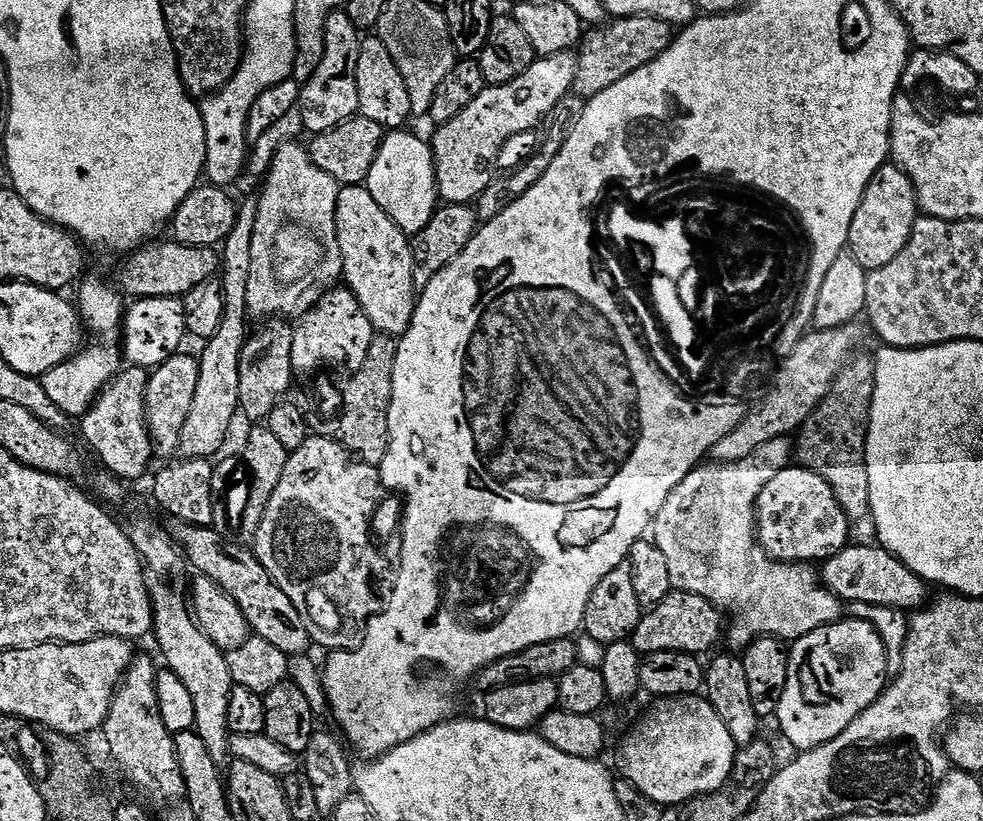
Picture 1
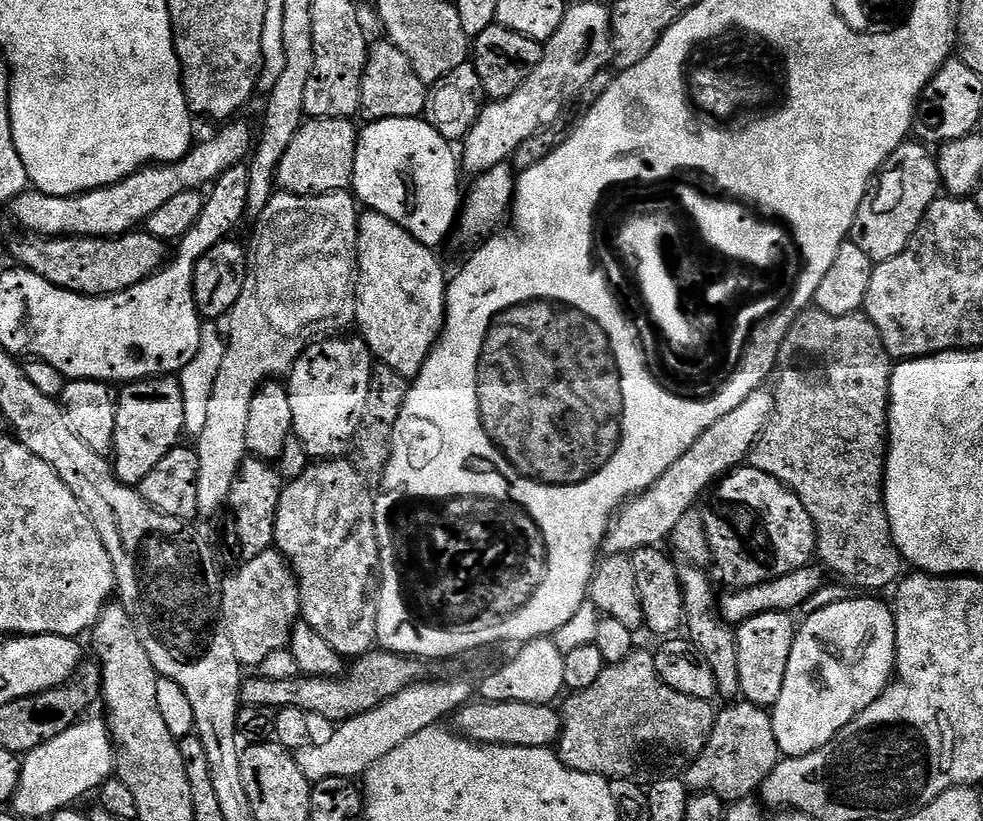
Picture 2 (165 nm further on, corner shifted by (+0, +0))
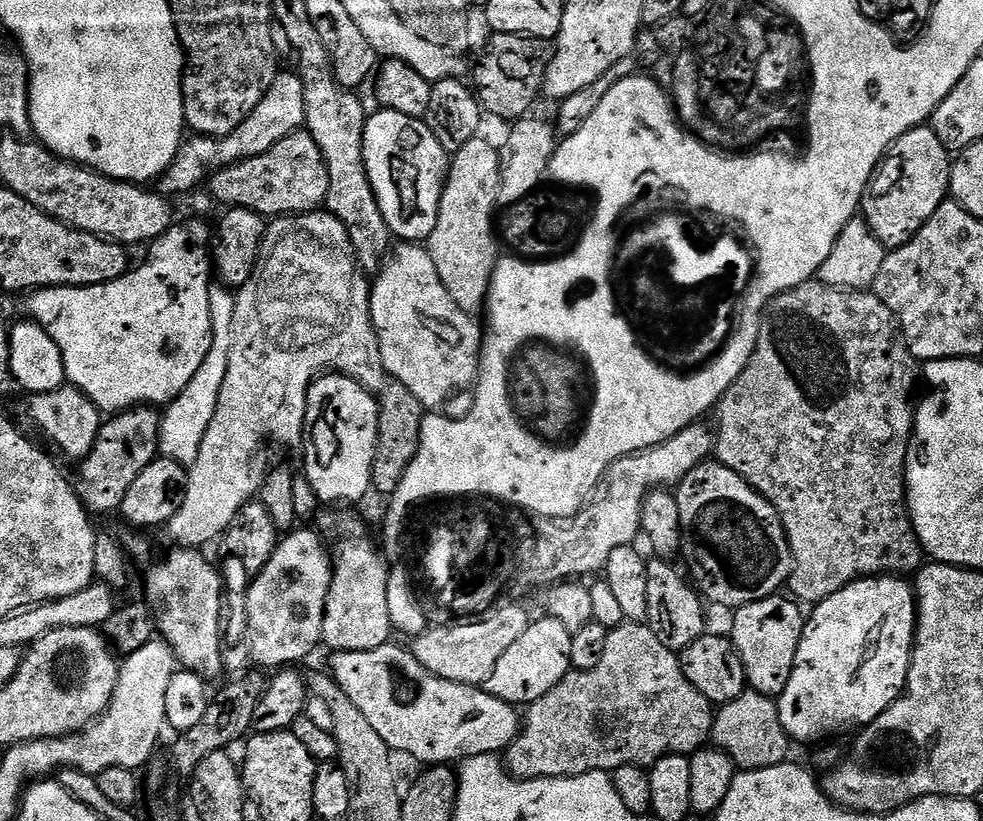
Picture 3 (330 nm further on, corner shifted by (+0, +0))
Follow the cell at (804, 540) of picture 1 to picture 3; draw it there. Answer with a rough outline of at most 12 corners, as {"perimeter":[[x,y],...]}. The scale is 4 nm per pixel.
{"perimeter":[[702,463],[674,495],[690,580],[735,610],[792,575],[780,515]]}

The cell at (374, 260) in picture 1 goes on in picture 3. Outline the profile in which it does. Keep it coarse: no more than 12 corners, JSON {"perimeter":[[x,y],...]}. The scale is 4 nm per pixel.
{"perimeter":[[427,247],[368,293],[385,373],[424,410],[475,385],[481,325]]}

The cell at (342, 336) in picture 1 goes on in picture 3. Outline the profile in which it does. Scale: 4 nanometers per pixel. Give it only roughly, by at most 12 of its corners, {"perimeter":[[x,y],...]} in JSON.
{"perimeter":[[349,376],[312,383],[302,475],[324,506],[372,488],[377,397]]}

